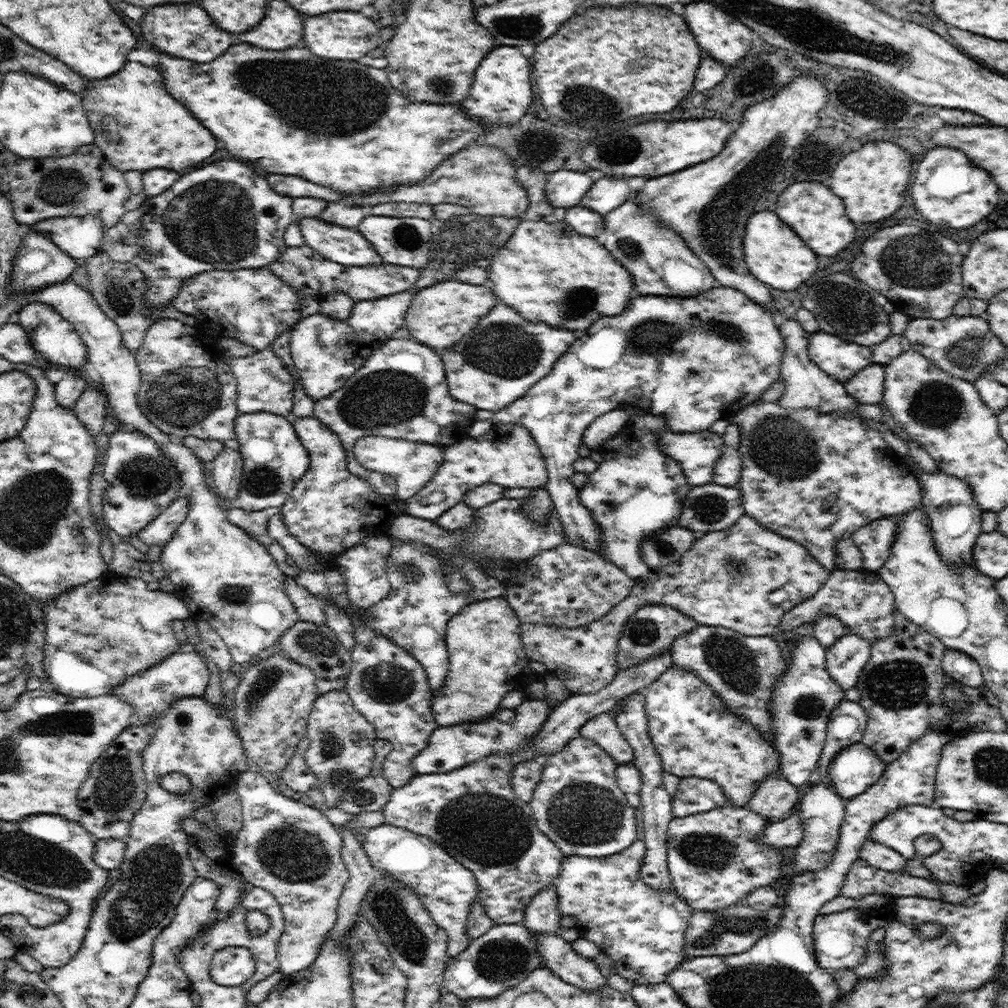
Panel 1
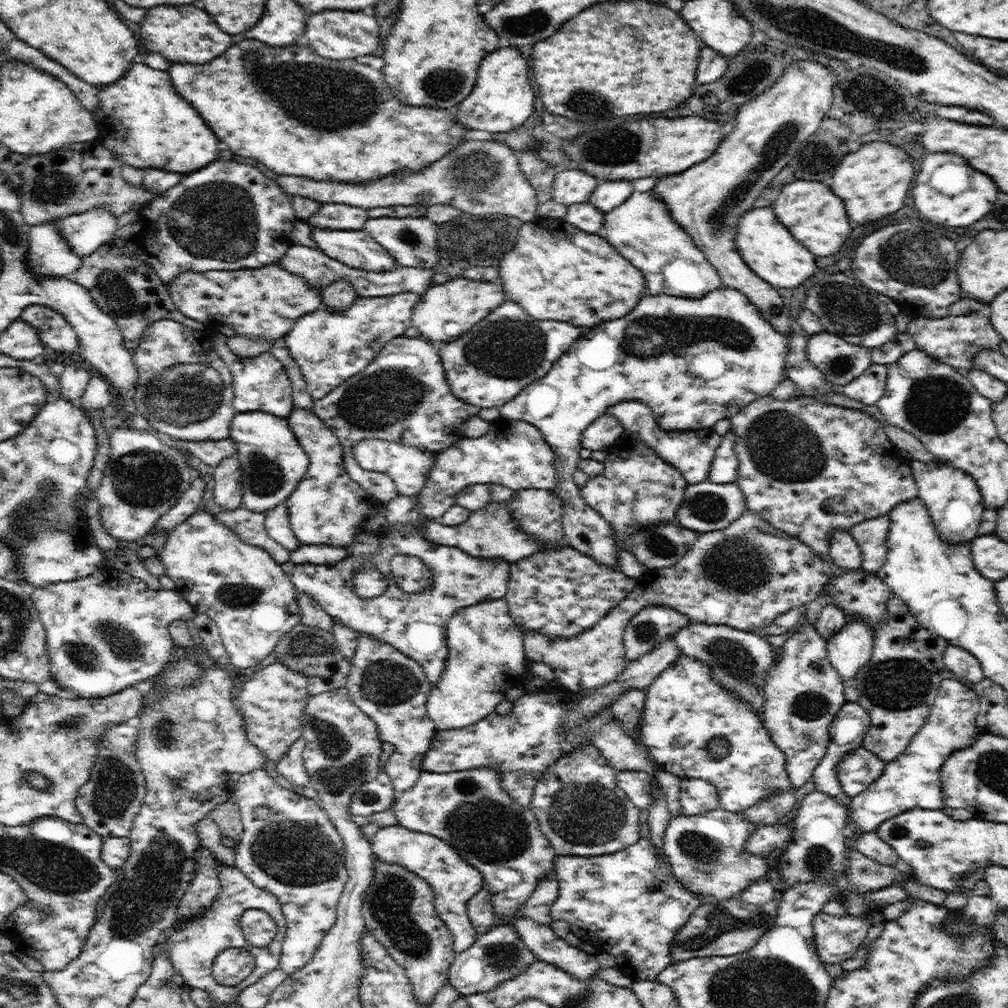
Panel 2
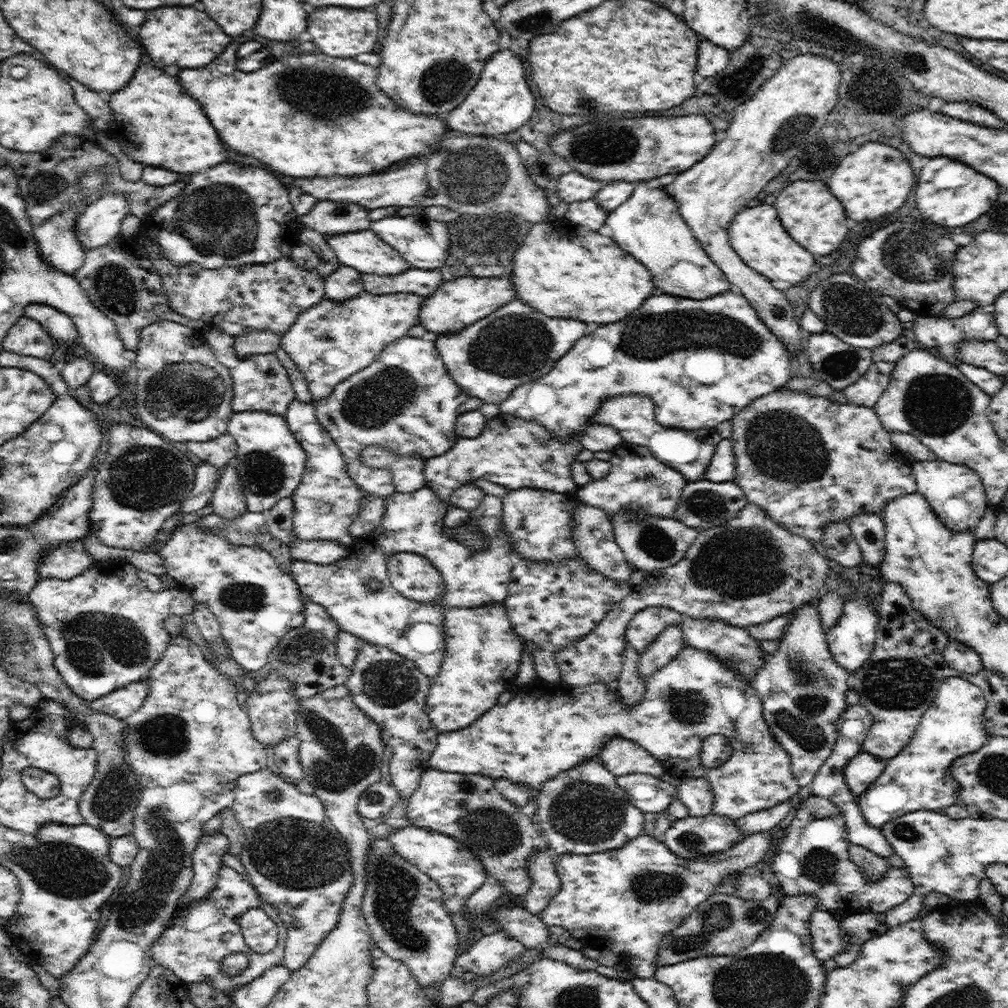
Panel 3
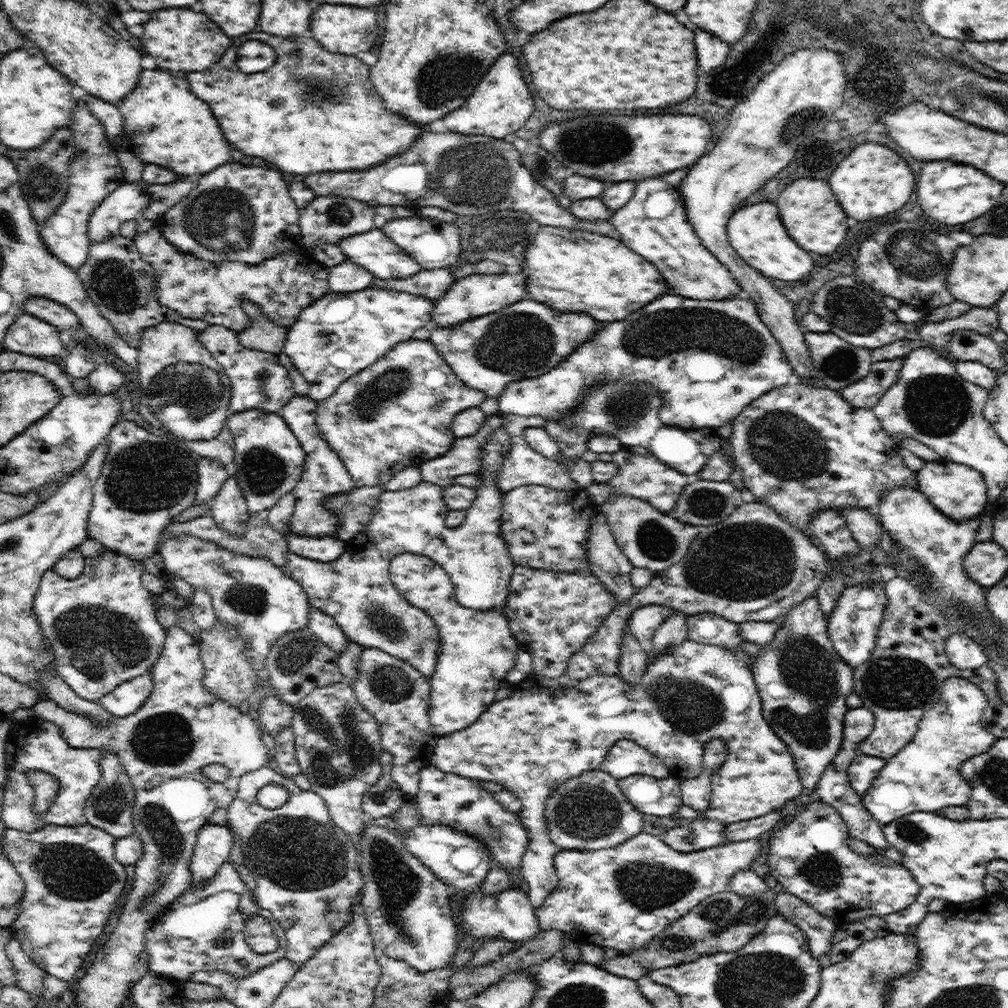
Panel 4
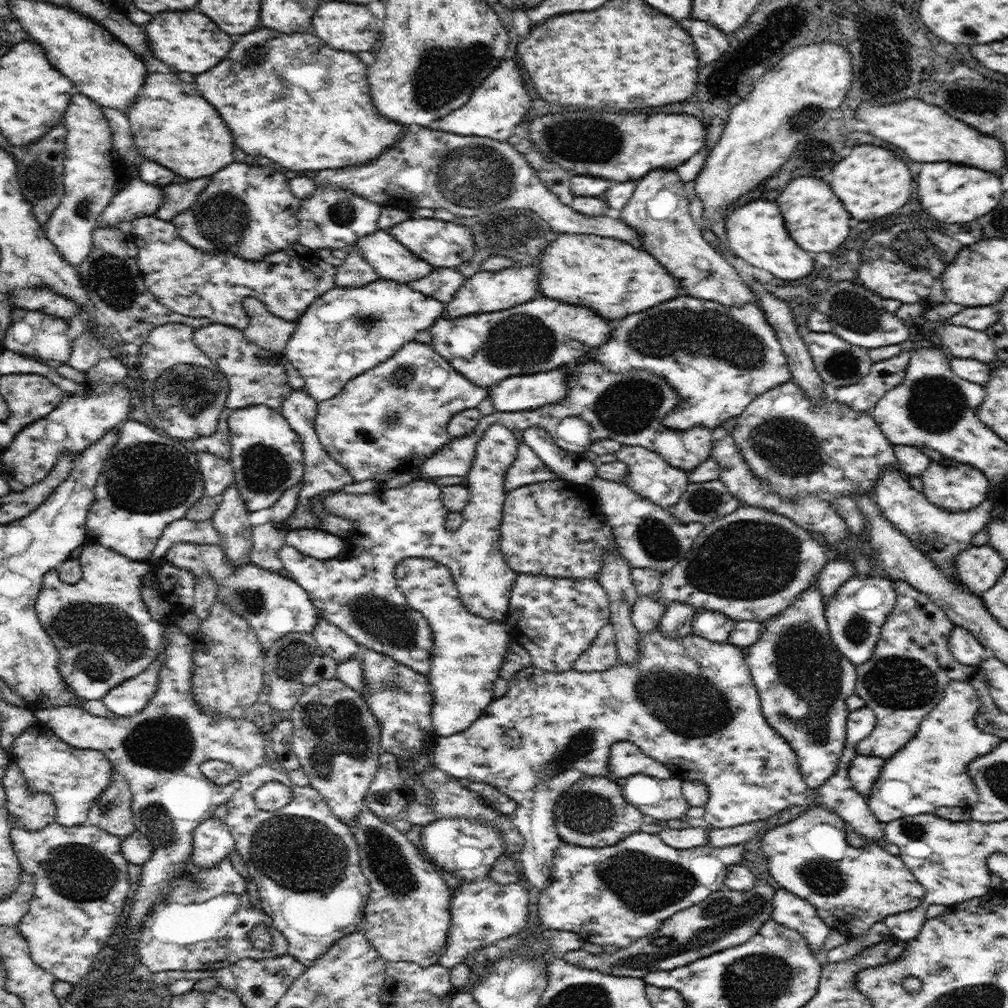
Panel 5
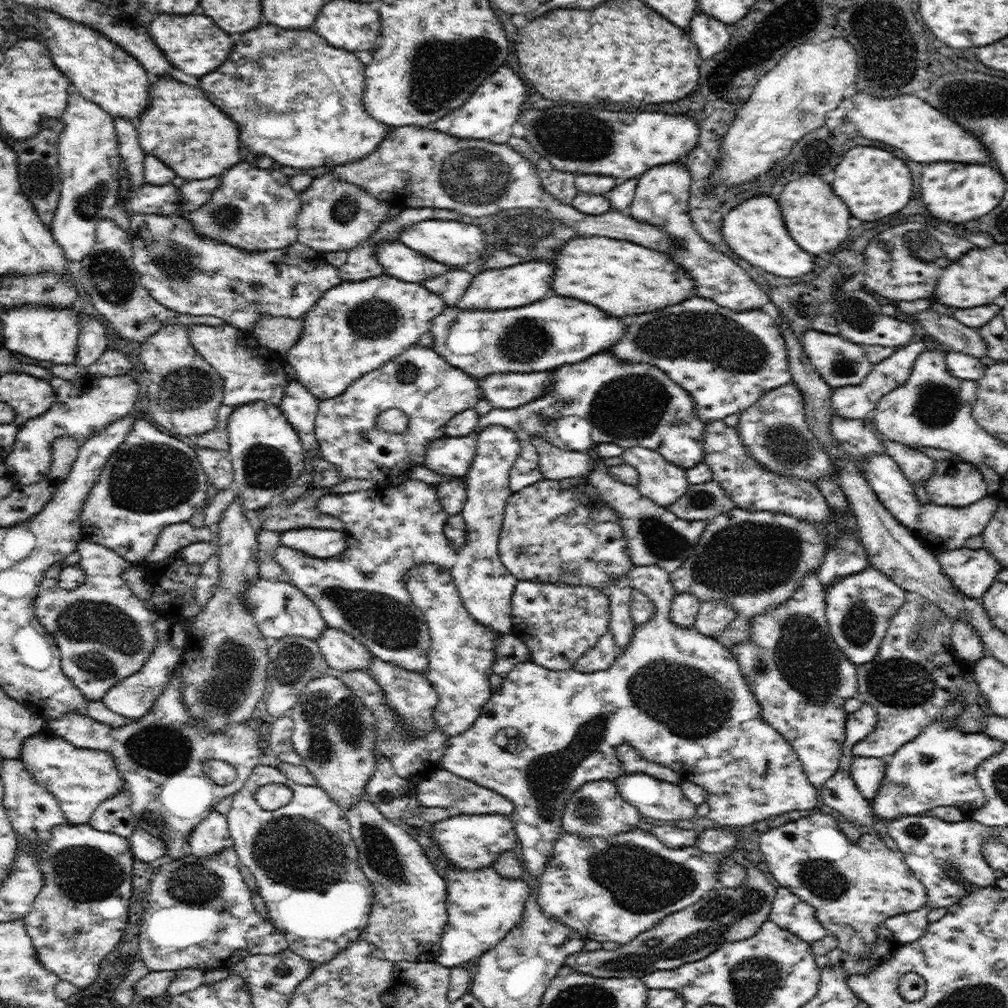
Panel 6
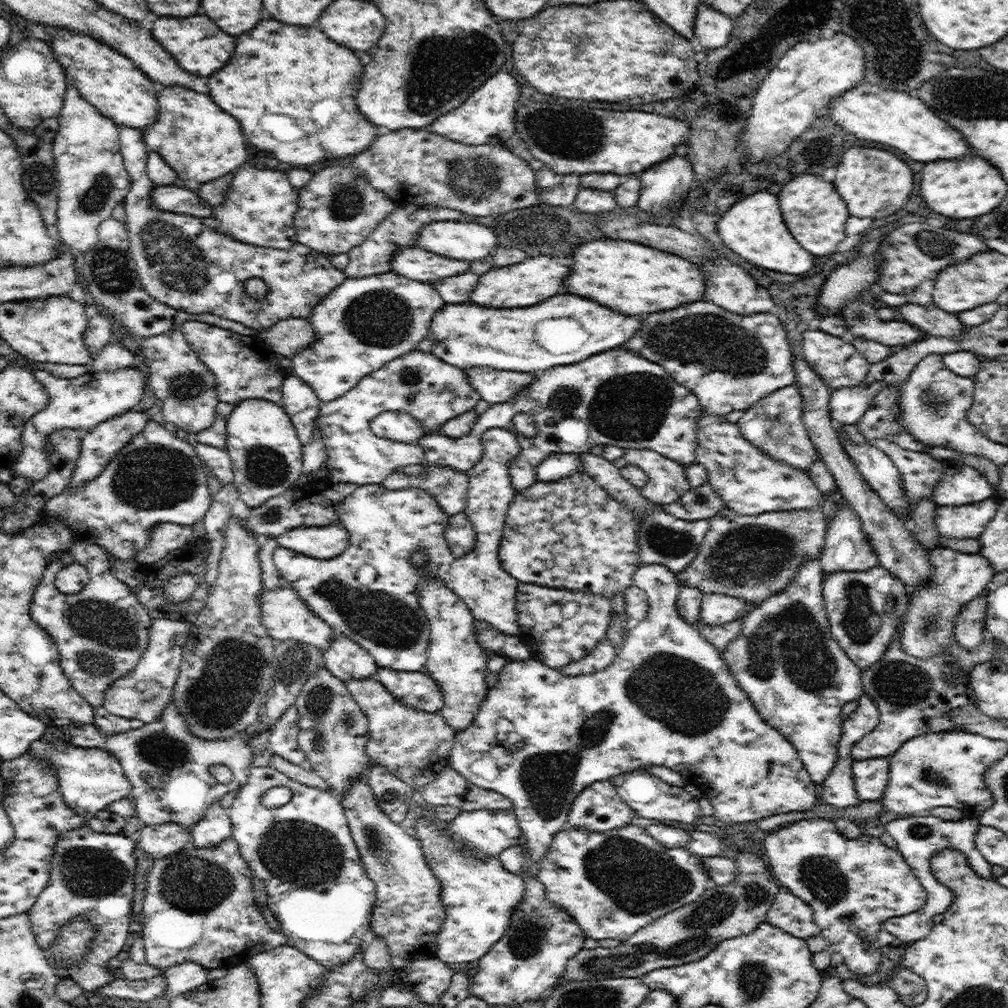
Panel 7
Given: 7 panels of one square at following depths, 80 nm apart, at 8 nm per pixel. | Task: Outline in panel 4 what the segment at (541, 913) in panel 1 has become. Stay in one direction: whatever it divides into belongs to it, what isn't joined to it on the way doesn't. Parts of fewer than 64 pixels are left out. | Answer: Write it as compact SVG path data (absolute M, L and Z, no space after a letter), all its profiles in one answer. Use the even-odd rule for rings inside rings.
M686 639L681 642L680 646L670 647L665 654L659 654L653 661L647 663L645 673L642 674L637 685L627 683L619 675L619 672L613 675L594 675L582 680L569 678L568 675L562 675L558 678L548 678L532 672L513 687L509 698L494 701L493 704L488 707L488 710L485 710L470 726L467 726L464 730L453 732L452 734L439 735L437 737L437 743L433 748L430 762L438 770L443 770L447 773L459 774L464 778L497 782L498 785L506 787L510 793L514 793L514 795L518 797L518 801L522 803L518 817L520 817L520 823L524 825L524 828L528 829L529 836L528 850L526 850L519 868L519 870L521 870L520 876L524 882L524 888L527 891L531 905L537 909L542 902L544 902L546 895L550 894L559 883L556 867L554 867L554 858L559 850L556 848L556 844L551 841L548 830L546 830L546 818L544 818L546 800L548 800L552 791L558 789L558 787L571 776L580 776L587 770L598 770L601 768L606 753L610 750L610 747L614 746L614 743L619 740L628 739L643 746L648 752L651 752L667 766L667 770L670 770L668 776L673 776L678 779L689 779L700 776L700 772L702 772L704 744L712 740L712 738L720 738L725 746L727 746L726 750L728 750L728 752L724 762L722 762L721 766L716 769L716 772L710 776L712 790L710 806L708 806L708 810L704 812L702 817L718 821L724 826L762 817L763 815L783 808L788 802L792 803L796 797L800 796L800 793L804 790L804 786L802 786L802 781L800 780L800 775L798 774L792 753L786 746L786 743L770 728L769 722L766 722L764 718L761 696L759 695L753 672L751 671L750 663L752 659L753 657L751 657L749 649L746 648L727 649L723 646L699 643Z

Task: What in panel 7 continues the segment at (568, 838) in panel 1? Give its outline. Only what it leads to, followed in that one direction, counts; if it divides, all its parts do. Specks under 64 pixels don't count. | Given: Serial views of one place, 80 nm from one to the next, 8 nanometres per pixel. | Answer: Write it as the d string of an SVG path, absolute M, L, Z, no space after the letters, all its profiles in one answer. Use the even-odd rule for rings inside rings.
M612 780L590 784L572 803L567 826L602 833L628 826L636 818L634 810L626 805Z

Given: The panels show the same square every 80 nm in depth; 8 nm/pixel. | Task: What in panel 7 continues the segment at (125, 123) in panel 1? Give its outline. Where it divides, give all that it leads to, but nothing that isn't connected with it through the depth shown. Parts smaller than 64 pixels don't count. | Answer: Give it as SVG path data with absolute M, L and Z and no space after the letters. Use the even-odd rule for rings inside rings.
M159 86L158 118L142 130L143 139L170 164L179 178L210 182L238 170L246 162L248 148L240 122L220 110L208 96L183 86Z

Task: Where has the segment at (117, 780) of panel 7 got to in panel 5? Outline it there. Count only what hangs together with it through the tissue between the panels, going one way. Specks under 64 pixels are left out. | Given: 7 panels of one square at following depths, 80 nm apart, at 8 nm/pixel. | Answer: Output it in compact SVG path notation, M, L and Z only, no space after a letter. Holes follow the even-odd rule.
M37 722L29 726L18 738L14 739L13 749L10 750L10 758L22 771L27 780L28 792L30 794L48 793L52 795L56 806L56 821L61 826L72 827L87 824L87 815L92 803L102 795L102 791L111 783L111 770L113 764L100 752L87 750L73 750L55 736L55 732L45 724Z

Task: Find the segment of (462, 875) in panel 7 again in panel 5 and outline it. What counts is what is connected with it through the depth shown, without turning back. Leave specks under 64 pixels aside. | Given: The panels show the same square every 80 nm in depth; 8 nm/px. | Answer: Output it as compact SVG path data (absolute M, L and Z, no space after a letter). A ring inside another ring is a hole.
M486 875L472 882L461 882L451 896L449 911L452 928L447 938L445 953L439 958L439 963L454 970L458 965L462 965L463 959L476 948L494 944L502 938L526 930L530 914L528 898L528 885L524 881L502 884Z

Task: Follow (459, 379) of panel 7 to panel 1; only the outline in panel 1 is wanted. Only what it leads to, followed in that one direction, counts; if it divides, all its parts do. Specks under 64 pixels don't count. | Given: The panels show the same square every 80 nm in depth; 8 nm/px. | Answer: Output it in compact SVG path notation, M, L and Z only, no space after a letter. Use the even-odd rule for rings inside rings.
M404 338L389 339L384 345L380 345L370 354L362 369L356 371L342 388L334 391L330 396L315 401L313 406L313 416L339 436L346 452L348 470L354 476L363 478L376 492L384 496L395 494L395 481L387 474L368 470L361 466L352 450L360 438L380 435L446 448L469 437L468 427L475 420L476 411L475 406L452 398L442 357L438 356L435 350L430 350L428 346L416 342L414 339L406 340Z

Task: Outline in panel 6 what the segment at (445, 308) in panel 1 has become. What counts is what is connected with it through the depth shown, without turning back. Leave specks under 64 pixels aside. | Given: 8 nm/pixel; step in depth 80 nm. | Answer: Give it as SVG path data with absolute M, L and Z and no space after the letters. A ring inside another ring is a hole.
M521 262L501 269L484 269L473 277L468 290L457 302L460 310L504 310L530 305L550 294L554 266L548 262Z

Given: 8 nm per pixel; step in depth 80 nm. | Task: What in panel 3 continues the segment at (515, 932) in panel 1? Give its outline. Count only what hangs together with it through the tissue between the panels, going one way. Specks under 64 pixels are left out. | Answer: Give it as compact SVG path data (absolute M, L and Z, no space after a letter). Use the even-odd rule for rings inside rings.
M500 929L495 934L481 937L476 943L472 942L466 952L457 957L451 974L463 982L492 976L516 960L525 949L524 945Z

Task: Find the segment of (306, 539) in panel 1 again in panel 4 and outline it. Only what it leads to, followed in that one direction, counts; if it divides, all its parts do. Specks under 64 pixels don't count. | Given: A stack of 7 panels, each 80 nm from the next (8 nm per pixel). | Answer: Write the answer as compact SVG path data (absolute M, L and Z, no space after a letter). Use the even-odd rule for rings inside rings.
M295 394L281 408L280 414L306 452L304 470L298 484L292 490L295 494L295 509L290 517L288 528L292 533L300 533L306 536L336 536L341 521L339 500L344 493L356 487L353 478L338 457L338 453L330 449L330 445L322 439L316 418L317 401L312 400L308 395ZM324 501L329 502L329 508L325 508Z

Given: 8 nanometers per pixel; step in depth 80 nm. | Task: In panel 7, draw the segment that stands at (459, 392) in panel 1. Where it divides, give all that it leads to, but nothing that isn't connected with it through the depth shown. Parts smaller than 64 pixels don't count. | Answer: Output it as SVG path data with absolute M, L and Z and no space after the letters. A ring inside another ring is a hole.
M558 294L544 302L523 308L490 308L474 305L474 303L448 304L434 314L428 338L432 341L432 353L444 362L462 370L482 368L494 370L521 371L544 374L554 366L569 365L585 361L594 354L609 349L616 350L636 334L640 329L640 320L634 316L618 314L616 310L608 310L606 306L578 298L574 294Z

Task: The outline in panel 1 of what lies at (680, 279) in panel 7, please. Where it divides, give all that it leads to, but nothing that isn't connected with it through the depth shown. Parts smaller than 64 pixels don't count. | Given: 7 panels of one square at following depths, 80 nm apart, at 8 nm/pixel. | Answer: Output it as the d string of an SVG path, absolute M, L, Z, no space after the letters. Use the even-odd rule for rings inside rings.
M522 220L521 223L516 227L514 234L508 240L506 248L502 250L497 250L494 255L492 264L487 269L489 272L489 279L491 280L494 286L490 286L491 289L496 294L496 298L500 302L504 303L506 306L512 306L526 322L546 322L546 325L552 326L554 328L562 328L564 330L572 331L586 331L590 327L592 322L598 321L598 318L610 316L614 317L622 314L624 309L628 307L630 299L636 295L635 286L633 283L633 278L631 277L631 272L627 271L625 268L622 268L622 265L615 260L611 255L611 252L600 242L600 239L597 237L589 237L576 232L574 229L569 227L569 224L564 220L558 221L555 223L546 223L544 221L529 221Z

